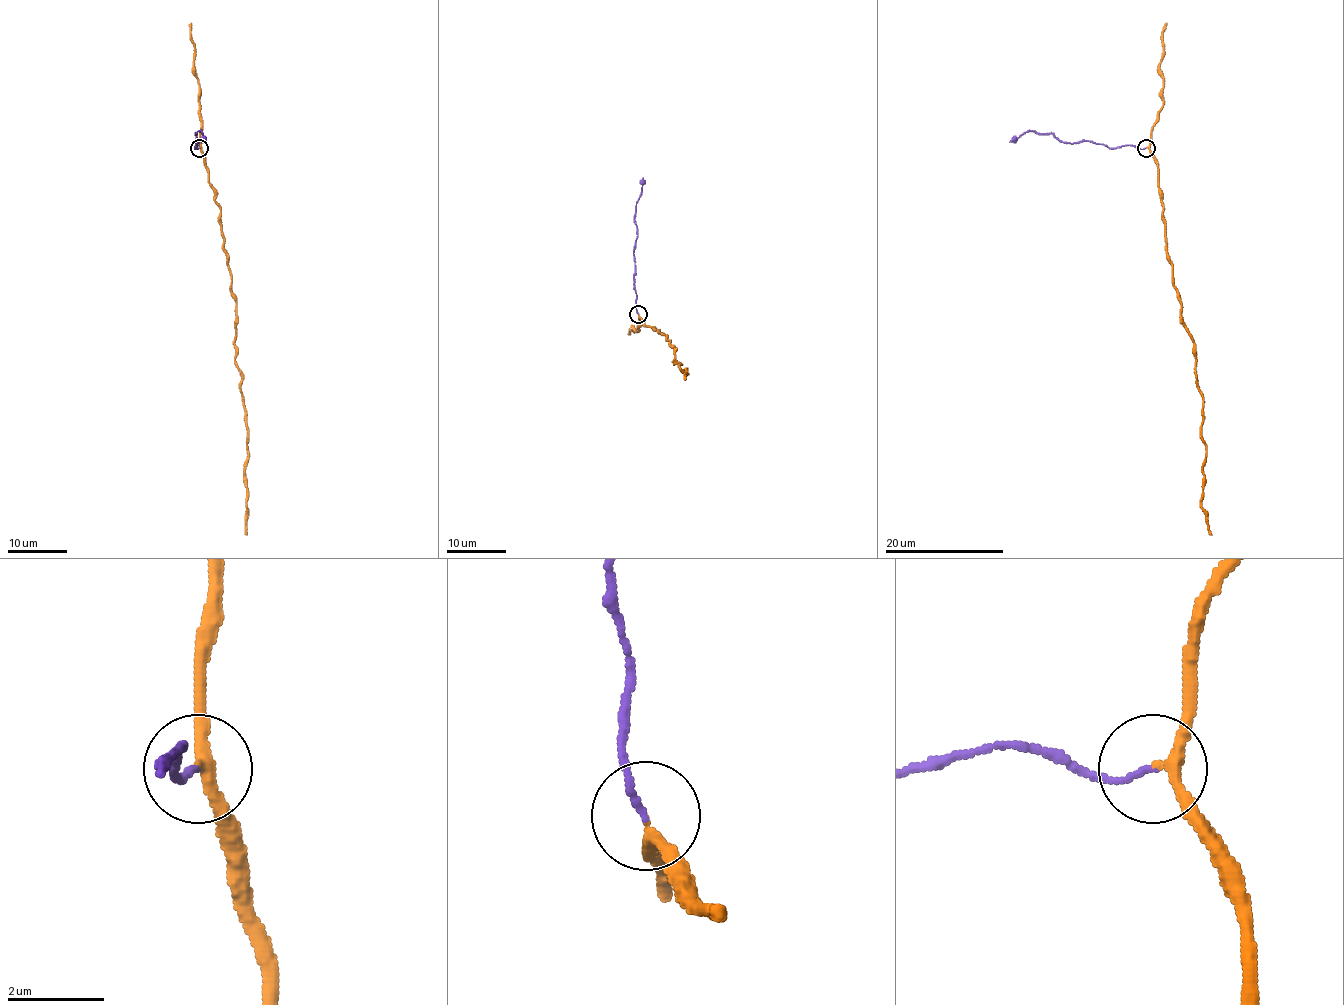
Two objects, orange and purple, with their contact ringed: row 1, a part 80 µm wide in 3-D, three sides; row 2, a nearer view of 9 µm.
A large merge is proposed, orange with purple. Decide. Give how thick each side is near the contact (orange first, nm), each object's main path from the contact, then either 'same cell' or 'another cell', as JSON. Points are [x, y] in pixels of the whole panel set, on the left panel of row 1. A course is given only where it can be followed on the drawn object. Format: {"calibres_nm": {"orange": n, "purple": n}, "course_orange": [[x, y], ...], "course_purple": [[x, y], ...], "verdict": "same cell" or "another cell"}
{"calibres_nm": {"orange": 240, "purple": 110}, "course_orange": [[200, 148], [207, 182], [220, 210], [223, 252], [235, 301], [235, 367], [240, 373], [247, 440], [247, 535]], "course_purple": [[200, 148], [197, 149], [197, 145], [195, 148], [194, 140], [198, 142], [195, 133], [201, 132], [204, 142]], "verdict": "same cell"}

